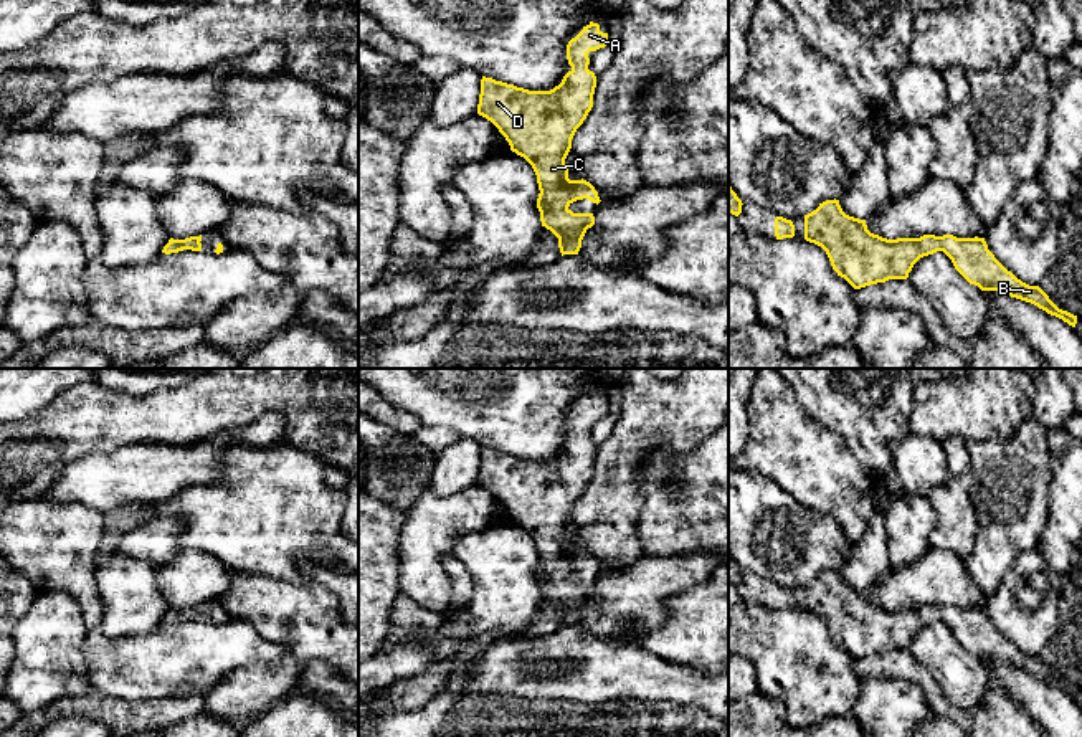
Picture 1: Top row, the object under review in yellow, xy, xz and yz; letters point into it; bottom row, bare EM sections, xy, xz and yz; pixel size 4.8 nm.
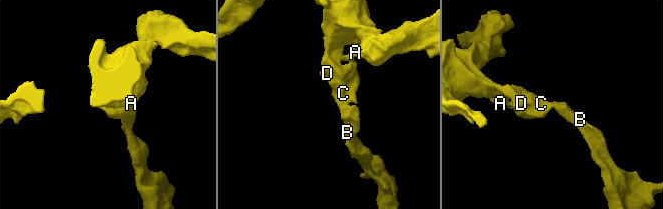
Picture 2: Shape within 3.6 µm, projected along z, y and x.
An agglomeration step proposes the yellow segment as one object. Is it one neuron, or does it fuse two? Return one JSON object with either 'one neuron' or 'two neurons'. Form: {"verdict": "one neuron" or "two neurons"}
{"verdict": "one neuron"}

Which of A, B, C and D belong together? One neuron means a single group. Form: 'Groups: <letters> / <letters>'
Groups: A B C D

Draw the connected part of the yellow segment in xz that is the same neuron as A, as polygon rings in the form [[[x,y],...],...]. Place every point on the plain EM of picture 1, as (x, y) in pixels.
[[[598,393],[583,397],[567,415],[572,440],[550,461],[481,449],[477,484],[491,491],[510,521],[532,535],[540,560],[540,592],[558,608],[562,626],[578,625],[586,600],[595,595],[593,583],[573,583],[568,577],[583,568],[596,575],[601,572],[590,552],[568,549],[565,529],[577,499],[593,478],[596,446],[588,440],[588,423],[606,413],[608,403]]]

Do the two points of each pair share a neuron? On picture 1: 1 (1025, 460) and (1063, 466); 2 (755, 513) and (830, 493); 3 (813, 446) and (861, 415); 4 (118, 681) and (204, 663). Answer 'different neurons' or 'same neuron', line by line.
1: different neurons
2: different neurons
3: different neurons
4: same neuron

